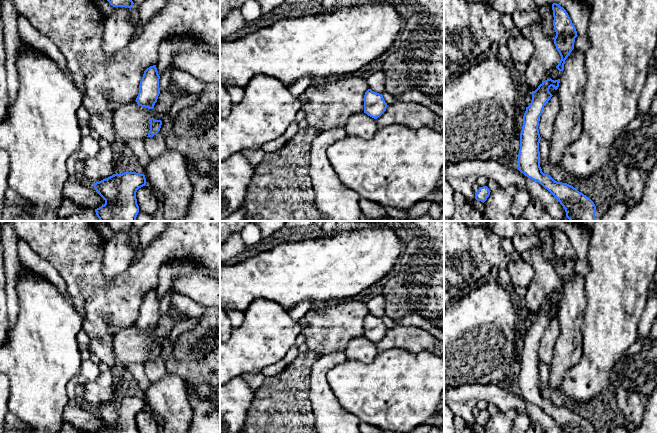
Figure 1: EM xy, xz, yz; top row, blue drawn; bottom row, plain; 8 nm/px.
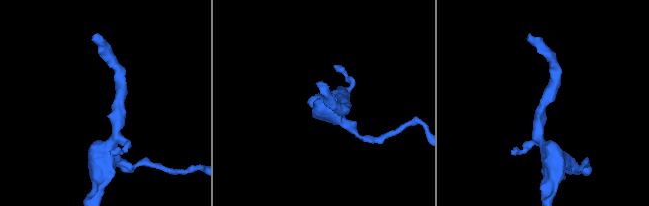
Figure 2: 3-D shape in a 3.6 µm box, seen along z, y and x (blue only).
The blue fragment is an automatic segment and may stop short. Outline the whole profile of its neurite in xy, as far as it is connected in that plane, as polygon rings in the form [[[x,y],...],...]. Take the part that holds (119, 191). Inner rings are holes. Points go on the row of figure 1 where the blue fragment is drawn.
[[[124,172],[93,184],[105,204],[95,209],[100,221],[136,221],[139,213],[136,192],[146,185],[144,174]]]

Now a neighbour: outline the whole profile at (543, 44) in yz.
[[[543,23],[529,24],[521,30],[521,34],[529,39],[535,48],[524,73],[528,88],[535,91],[549,77],[554,81],[560,79],[563,71],[559,71],[556,66],[559,64],[561,56],[554,40],[545,34]]]

